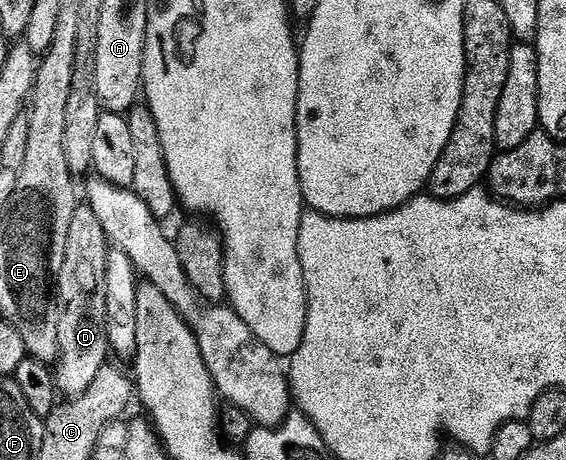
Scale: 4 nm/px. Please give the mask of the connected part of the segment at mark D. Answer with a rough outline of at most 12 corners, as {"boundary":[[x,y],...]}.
{"boundary":[[79,203],[60,270],[58,391],[83,396],[112,356],[112,245]]}

